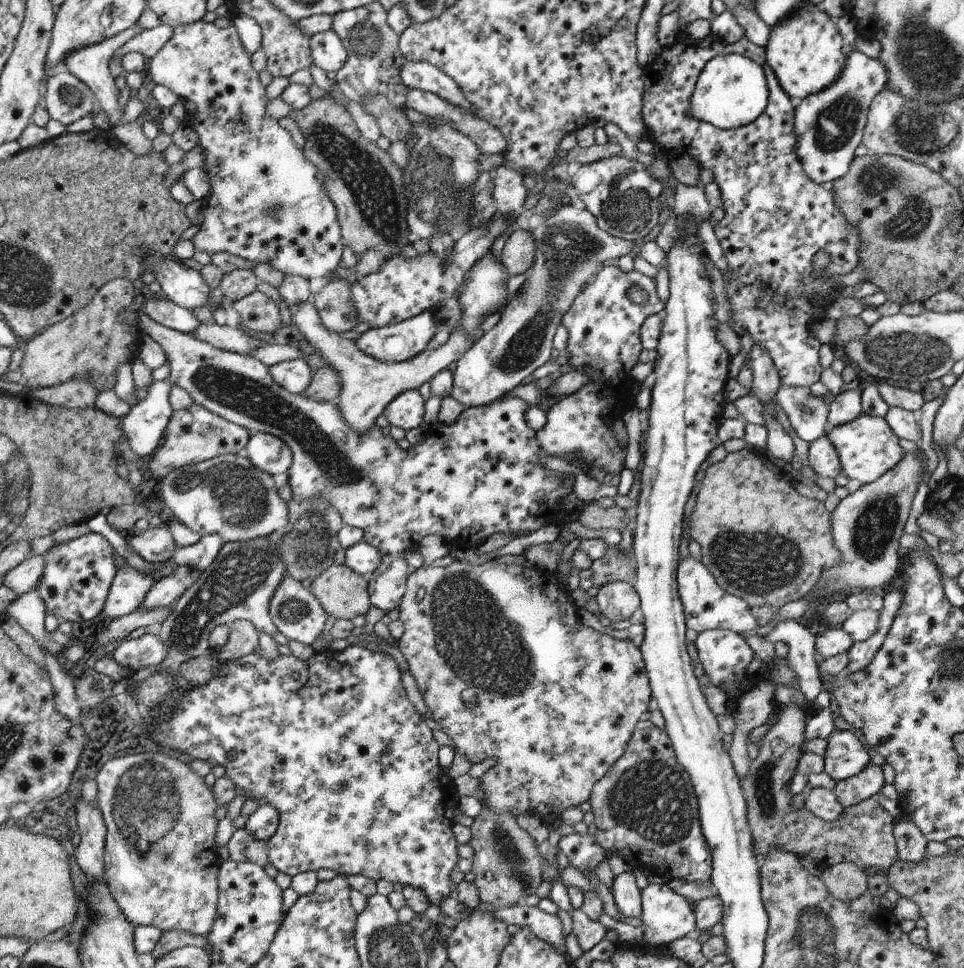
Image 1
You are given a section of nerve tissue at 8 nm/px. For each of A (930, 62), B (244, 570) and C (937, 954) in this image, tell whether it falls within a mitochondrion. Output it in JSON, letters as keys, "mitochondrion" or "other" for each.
{"A":"mitochondrion","B":"mitochondrion","C":"other"}

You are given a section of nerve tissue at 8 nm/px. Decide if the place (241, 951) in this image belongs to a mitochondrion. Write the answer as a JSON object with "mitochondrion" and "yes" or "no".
{"mitochondrion":"no"}

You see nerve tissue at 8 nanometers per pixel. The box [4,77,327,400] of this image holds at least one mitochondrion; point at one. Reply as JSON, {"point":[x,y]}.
{"point":[71,96]}

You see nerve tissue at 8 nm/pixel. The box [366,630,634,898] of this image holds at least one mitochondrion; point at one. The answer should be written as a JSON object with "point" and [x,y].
{"point":[507,850]}

